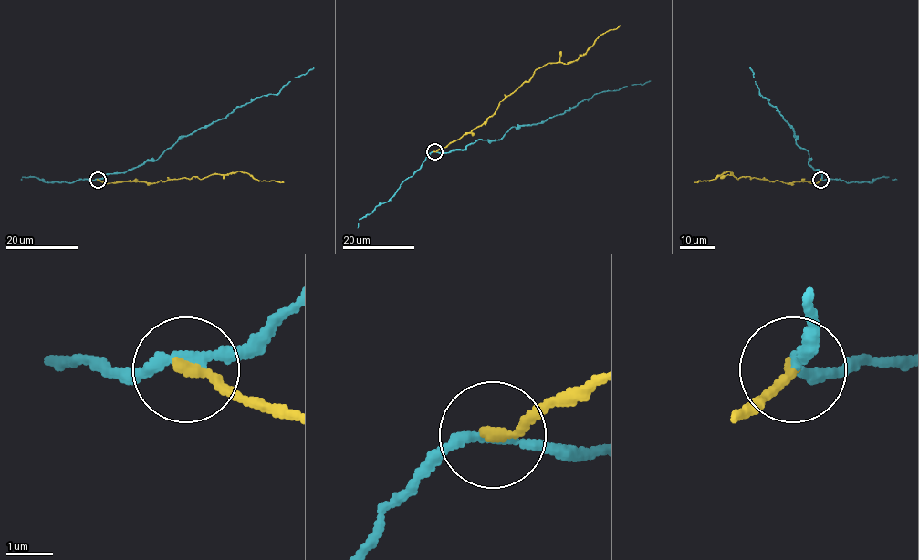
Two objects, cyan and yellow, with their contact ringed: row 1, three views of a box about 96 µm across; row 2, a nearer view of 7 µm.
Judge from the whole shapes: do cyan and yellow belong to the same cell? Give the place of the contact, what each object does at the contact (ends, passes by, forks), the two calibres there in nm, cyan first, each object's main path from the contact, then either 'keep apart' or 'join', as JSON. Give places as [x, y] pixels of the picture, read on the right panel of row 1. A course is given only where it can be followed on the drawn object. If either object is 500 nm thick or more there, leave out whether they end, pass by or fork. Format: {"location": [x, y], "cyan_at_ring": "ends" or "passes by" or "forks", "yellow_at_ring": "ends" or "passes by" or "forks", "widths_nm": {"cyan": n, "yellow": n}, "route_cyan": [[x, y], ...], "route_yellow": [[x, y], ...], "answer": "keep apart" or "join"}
{"location": [820, 180], "cyan_at_ring": "passes by", "yellow_at_ring": "ends", "widths_nm": {"cyan": 200, "yellow": 240}, "route_cyan": [[820, 179], [821, 173], [809, 163], [809, 152], [796, 143], [791, 127], [760, 94], [750, 67]], "route_yellow": [[820, 180], [817, 183], [784, 183], [748, 176], [737, 179], [729, 171], [715, 179], [694, 181]], "answer": "keep apart"}

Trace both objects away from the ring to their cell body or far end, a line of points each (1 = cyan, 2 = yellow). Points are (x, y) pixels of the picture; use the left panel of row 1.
1: (98, 179), (154, 160), (181, 137), (224, 119), (259, 97), (277, 94), (294, 77), (314, 67)
2: (98, 180), (109, 183), (154, 183), (193, 176), (203, 179), (211, 174), (239, 171), (261, 181), (283, 181)

